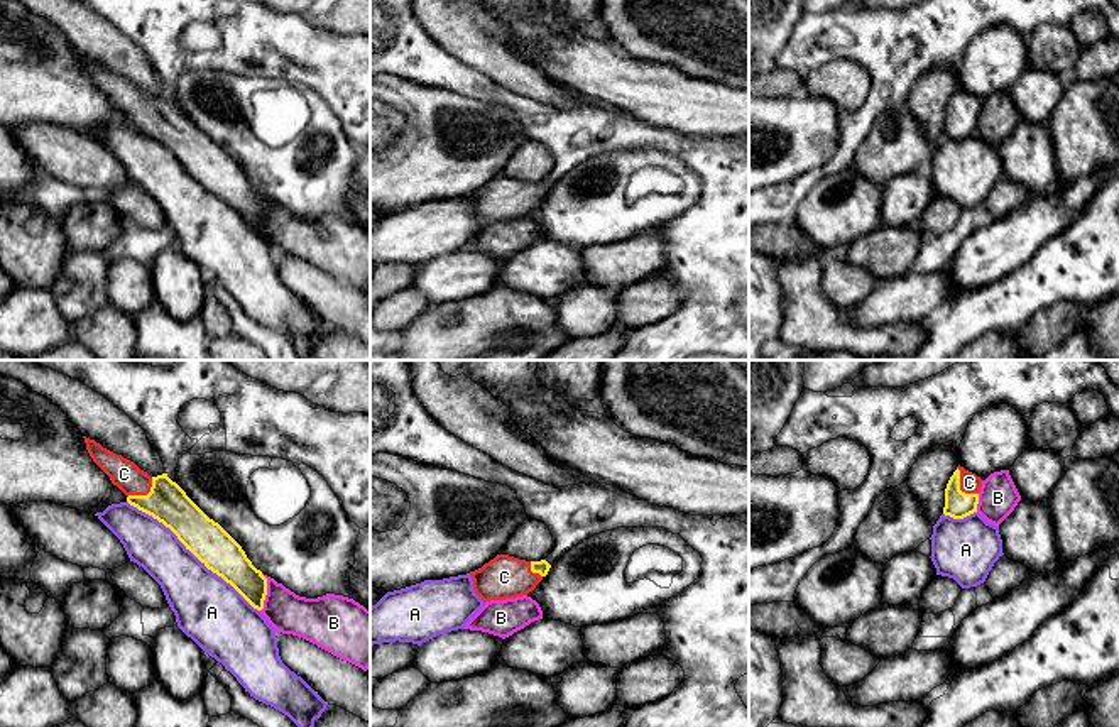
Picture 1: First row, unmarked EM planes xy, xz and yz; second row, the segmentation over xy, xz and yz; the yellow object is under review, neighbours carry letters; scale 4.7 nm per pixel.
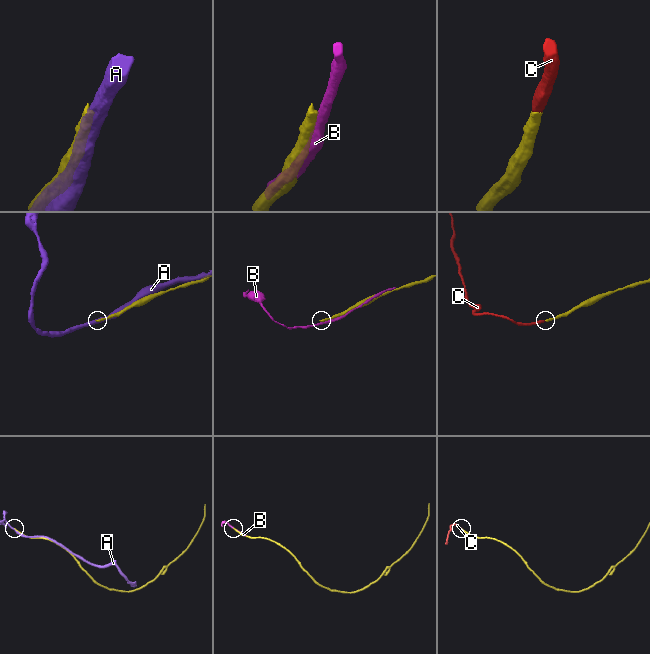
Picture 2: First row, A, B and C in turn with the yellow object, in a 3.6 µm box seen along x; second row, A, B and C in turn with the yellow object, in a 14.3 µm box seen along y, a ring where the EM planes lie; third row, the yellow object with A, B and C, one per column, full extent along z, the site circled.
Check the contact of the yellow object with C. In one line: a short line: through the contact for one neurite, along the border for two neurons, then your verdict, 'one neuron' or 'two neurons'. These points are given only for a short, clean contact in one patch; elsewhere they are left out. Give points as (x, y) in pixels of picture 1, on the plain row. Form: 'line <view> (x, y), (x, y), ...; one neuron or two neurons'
line yz (959, 125), (959, 109), (969, 103); one neuron

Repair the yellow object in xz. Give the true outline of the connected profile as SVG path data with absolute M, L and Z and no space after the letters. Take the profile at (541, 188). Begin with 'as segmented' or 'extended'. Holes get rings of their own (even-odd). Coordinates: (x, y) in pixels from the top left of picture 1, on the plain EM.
extended; M497 176L482 189L470 193L475 215L483 221L505 221L527 216L548 196L546 181L526 183L509 176Z

